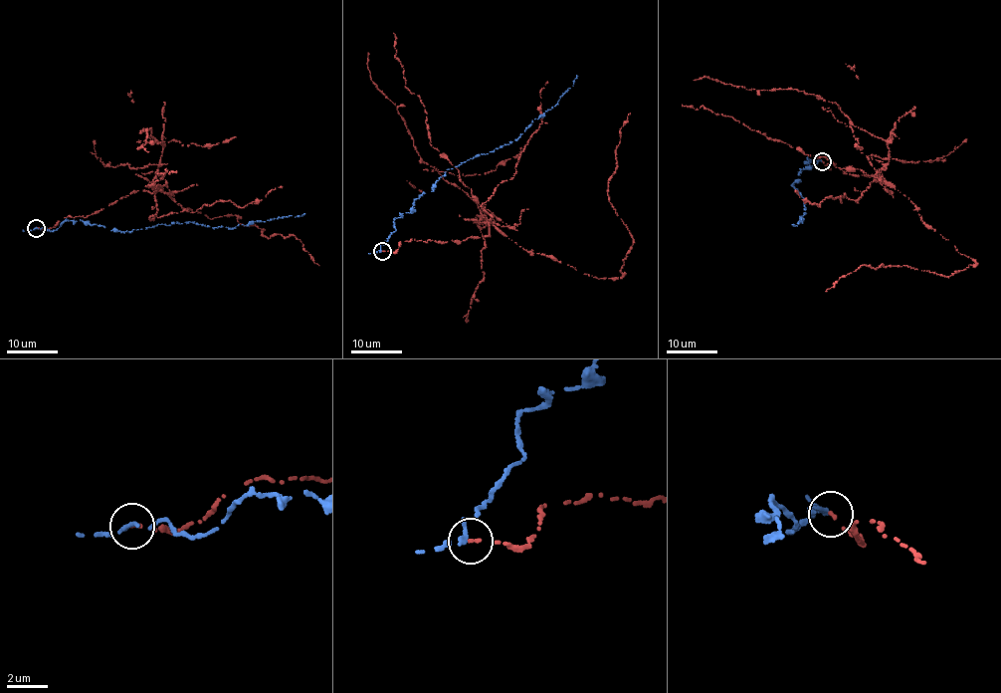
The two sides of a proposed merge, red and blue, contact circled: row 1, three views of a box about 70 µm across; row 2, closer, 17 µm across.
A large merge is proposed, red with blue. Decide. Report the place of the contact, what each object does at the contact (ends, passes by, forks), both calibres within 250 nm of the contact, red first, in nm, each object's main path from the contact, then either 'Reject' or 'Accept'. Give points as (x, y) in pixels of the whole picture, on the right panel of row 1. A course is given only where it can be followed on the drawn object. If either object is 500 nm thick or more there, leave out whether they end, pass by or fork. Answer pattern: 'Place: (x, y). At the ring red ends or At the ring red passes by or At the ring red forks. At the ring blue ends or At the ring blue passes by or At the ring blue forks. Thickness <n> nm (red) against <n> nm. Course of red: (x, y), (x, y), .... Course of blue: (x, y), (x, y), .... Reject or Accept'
Place: (822, 161). At the ring red ends. At the ring blue passes by. Thickness 160 nm (red) against 200 nm. Course of red: (823, 161), (885, 178), (877, 181), (908, 198), (923, 222), (976, 263), (944, 277), (861, 266), (826, 291). Course of blue: (822, 160), (813, 166), (808, 158), (791, 185), (806, 213), (792, 224). Reject

